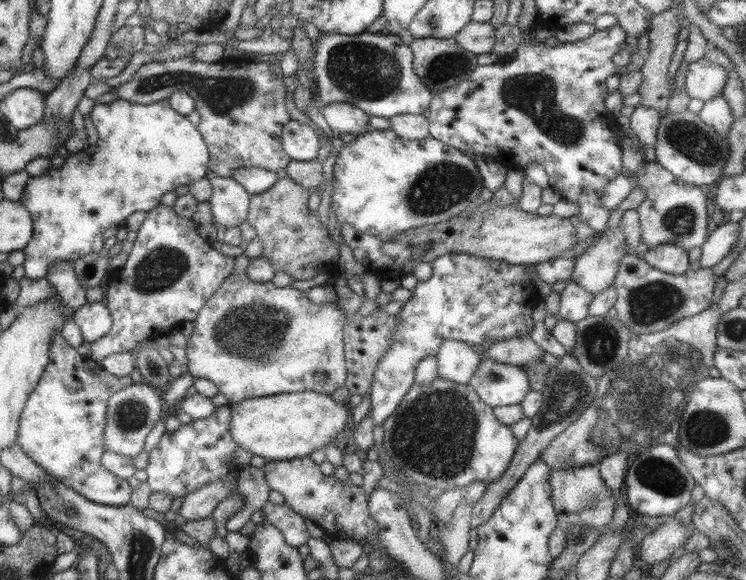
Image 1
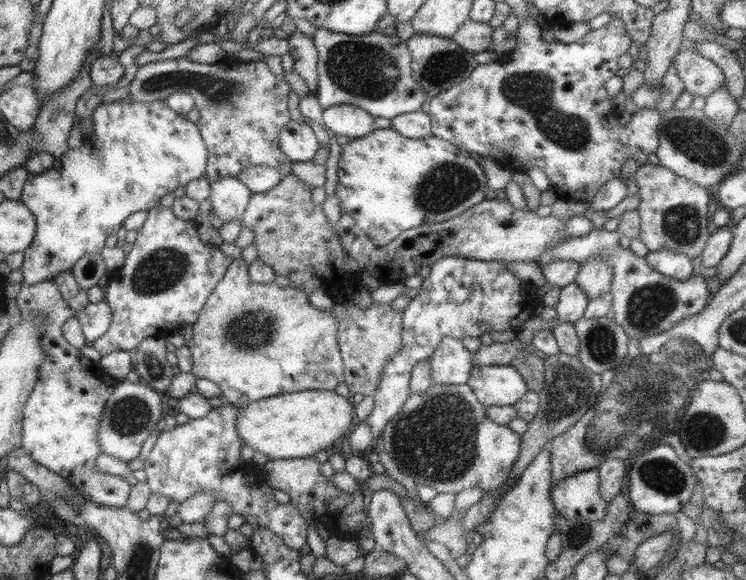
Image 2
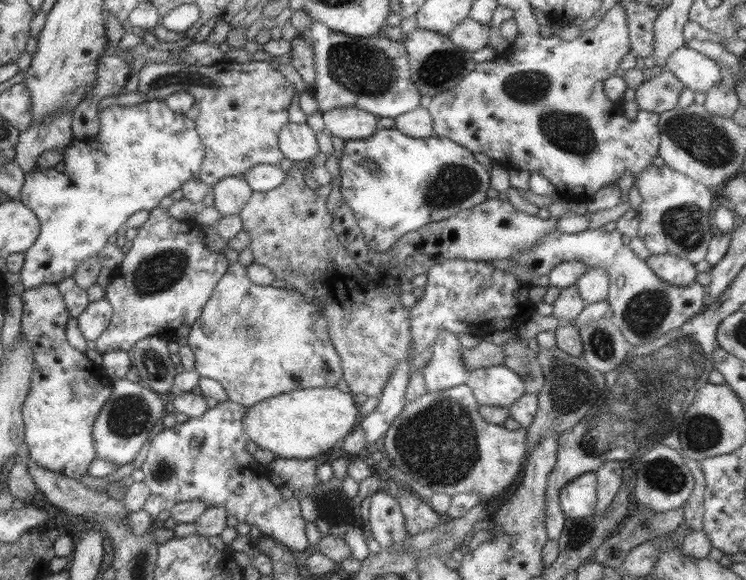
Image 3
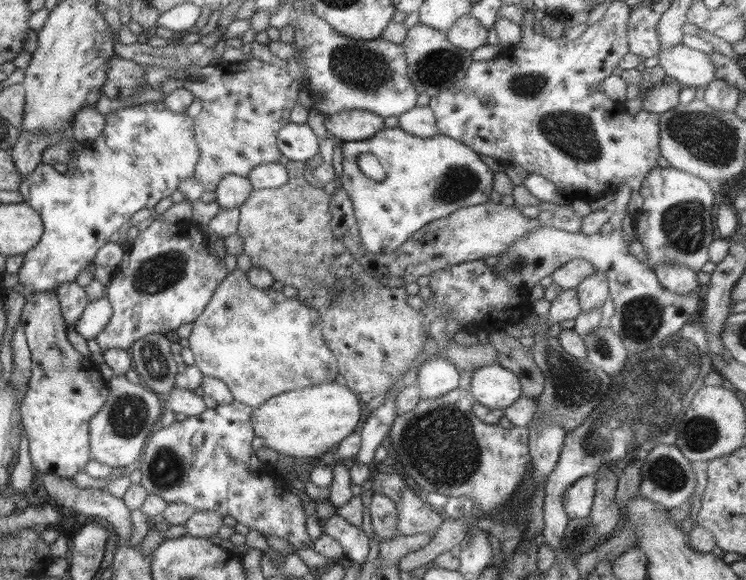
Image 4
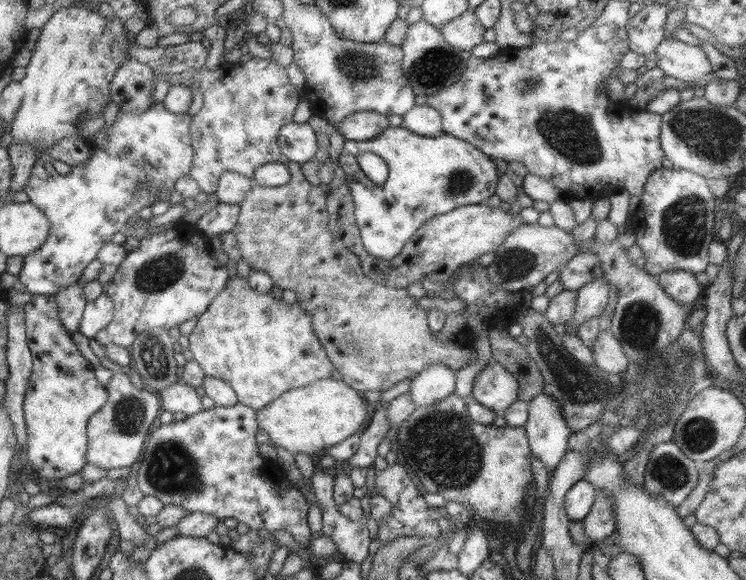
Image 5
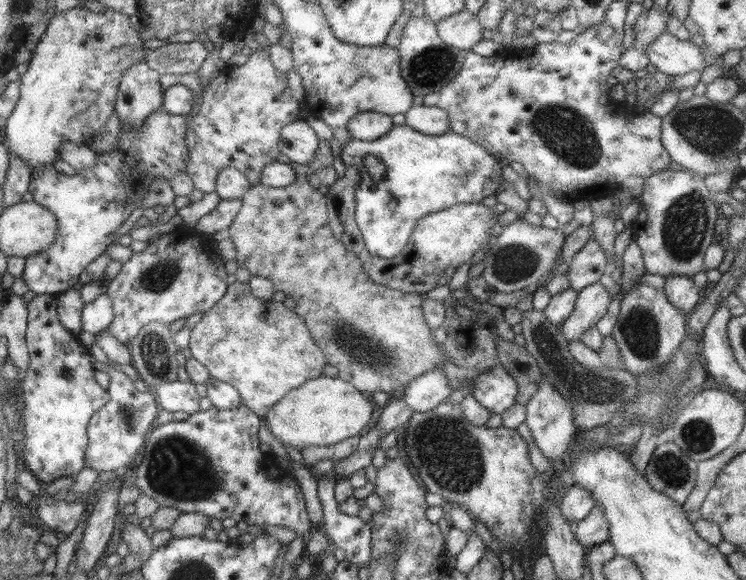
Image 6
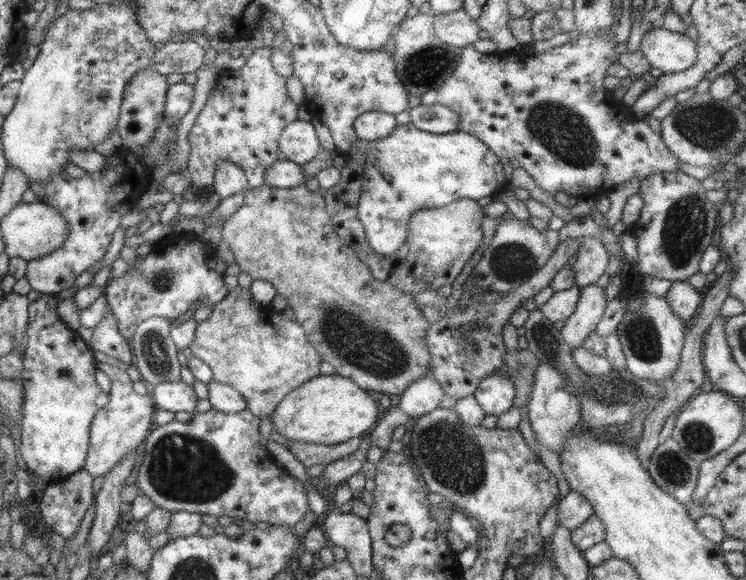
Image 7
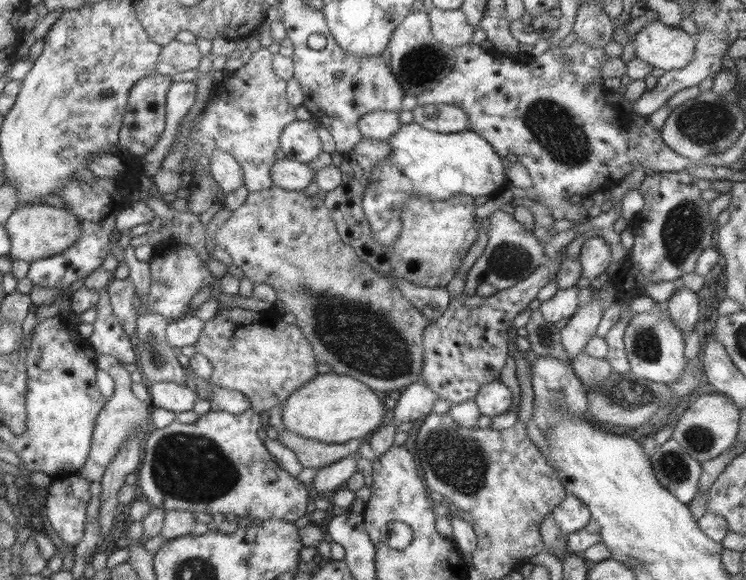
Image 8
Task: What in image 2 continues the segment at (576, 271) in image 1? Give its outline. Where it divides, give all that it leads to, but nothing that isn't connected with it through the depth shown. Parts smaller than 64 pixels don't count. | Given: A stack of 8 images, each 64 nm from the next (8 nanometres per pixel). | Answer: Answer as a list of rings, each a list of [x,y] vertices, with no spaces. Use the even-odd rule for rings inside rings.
[[[593,254],[580,264],[572,282],[584,292],[589,301],[610,292],[613,271],[609,264],[603,262],[603,258]]]

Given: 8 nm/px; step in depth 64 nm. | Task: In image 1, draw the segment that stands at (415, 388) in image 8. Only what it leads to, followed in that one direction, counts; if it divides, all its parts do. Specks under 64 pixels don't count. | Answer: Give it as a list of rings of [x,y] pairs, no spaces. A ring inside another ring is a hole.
[[[445,339],[441,343],[435,356],[437,377],[452,380],[457,384],[468,384],[482,360],[482,356],[470,344],[451,339]]]

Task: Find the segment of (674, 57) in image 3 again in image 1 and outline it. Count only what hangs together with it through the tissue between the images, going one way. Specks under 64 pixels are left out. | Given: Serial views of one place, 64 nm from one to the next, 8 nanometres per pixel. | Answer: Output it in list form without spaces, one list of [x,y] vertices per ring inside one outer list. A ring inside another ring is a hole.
[[[701,57],[687,65],[685,92],[690,98],[698,98],[704,103],[721,94],[727,77],[723,66]]]

